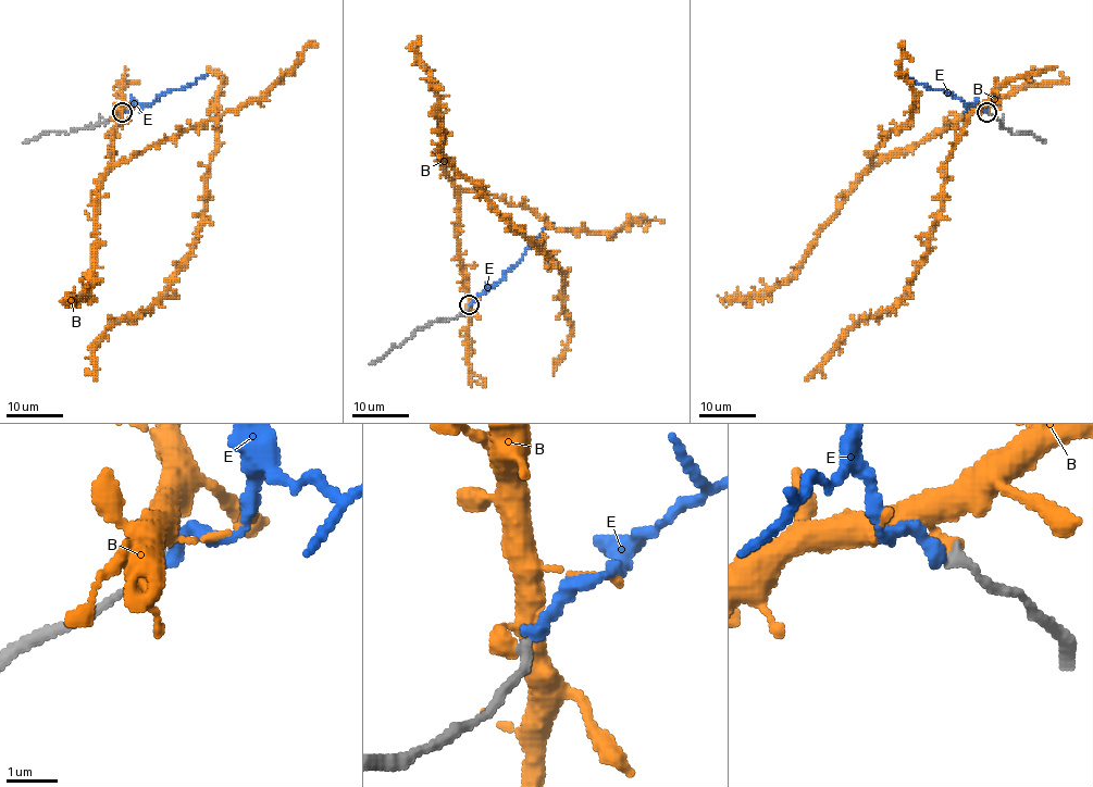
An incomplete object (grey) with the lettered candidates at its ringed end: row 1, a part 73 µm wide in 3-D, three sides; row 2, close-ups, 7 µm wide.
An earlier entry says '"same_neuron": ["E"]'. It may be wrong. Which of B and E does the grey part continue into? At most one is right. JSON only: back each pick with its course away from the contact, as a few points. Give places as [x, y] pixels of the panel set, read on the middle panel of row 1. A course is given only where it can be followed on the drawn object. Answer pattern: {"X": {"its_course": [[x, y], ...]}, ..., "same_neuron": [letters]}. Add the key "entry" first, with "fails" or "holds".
{"entry": "holds", "E": {"its_course": [[469, 305], [497, 284], [538, 235], [553, 223]]}, "same_neuron": ["E"]}

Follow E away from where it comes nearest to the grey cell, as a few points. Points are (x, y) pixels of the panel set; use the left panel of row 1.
E: (123, 112), (134, 102), (151, 103), (168, 91), (191, 84), (206, 74)

